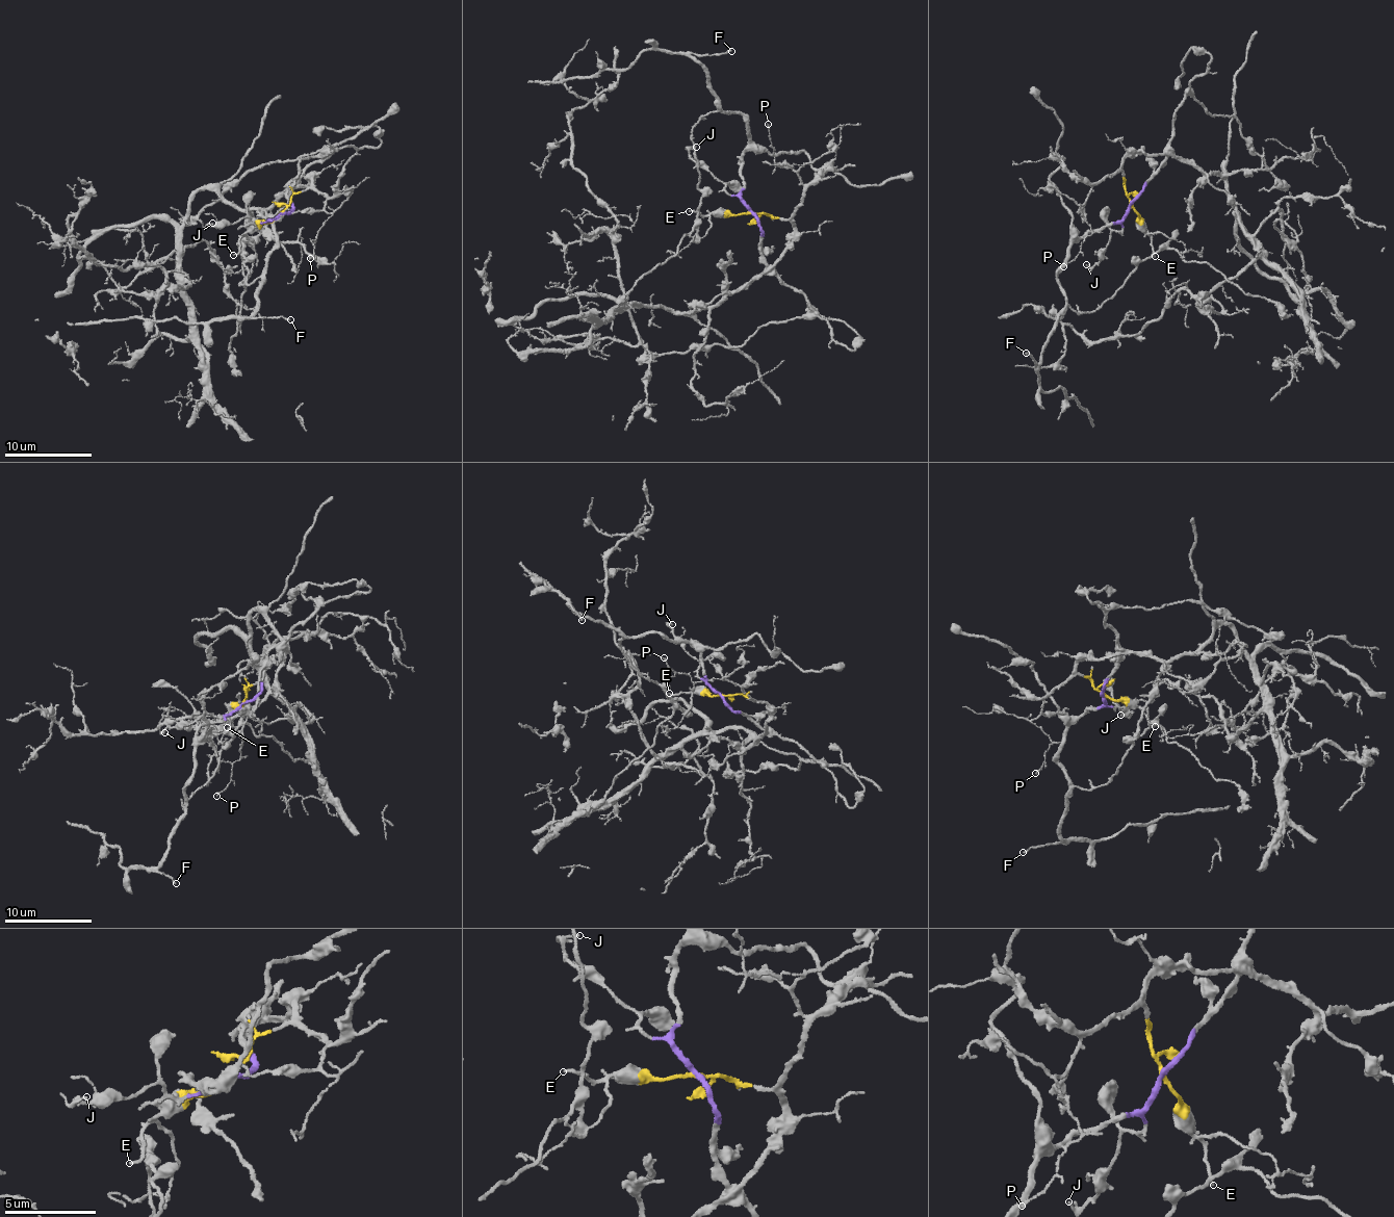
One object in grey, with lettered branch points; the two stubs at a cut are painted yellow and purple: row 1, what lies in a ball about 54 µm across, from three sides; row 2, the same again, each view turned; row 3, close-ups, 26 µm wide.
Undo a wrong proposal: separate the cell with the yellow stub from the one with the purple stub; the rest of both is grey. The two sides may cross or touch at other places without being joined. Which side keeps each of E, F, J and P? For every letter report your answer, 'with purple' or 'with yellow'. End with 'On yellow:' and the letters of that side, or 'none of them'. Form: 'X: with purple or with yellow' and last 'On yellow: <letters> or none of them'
E: with yellow
F: with purple
J: with purple
P: with yellow
On yellow: E, P

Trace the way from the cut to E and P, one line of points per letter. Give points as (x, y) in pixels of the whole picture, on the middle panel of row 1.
E: (752, 212), (722, 216), (689, 211)
P: (752, 212), (791, 217), (803, 187), (798, 173), (802, 165), (776, 164), (769, 123)

